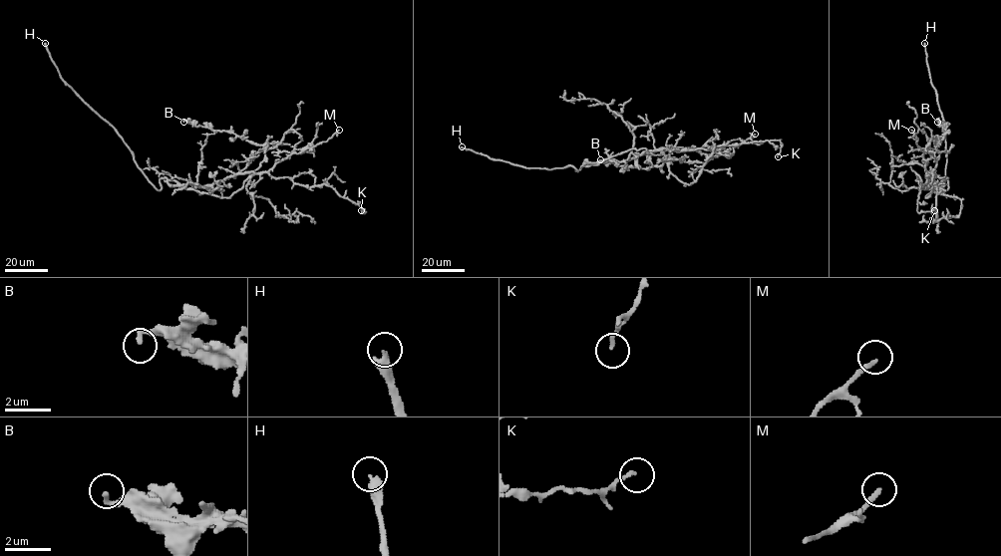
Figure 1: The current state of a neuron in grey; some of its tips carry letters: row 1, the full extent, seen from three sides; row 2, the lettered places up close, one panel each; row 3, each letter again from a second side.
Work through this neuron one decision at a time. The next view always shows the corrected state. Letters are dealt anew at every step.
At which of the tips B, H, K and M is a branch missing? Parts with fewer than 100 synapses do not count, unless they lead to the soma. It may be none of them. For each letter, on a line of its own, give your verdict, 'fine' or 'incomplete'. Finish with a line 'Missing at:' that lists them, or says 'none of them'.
B: fine
H: incomplete
K: fine
M: fine
Missing at: H

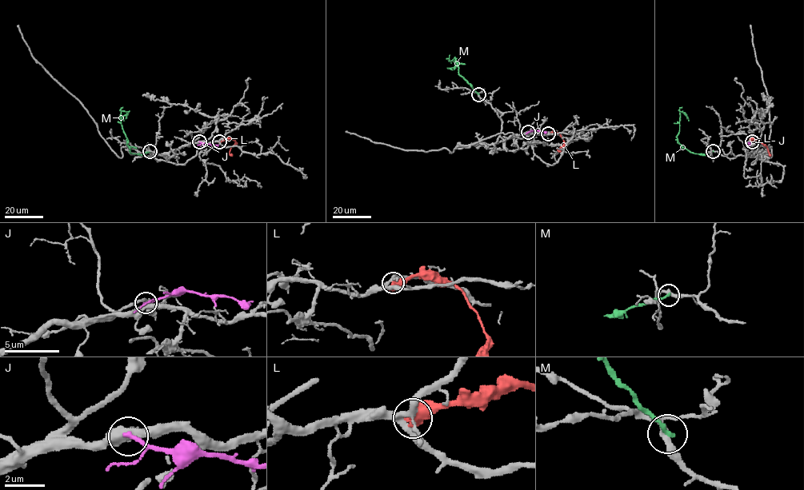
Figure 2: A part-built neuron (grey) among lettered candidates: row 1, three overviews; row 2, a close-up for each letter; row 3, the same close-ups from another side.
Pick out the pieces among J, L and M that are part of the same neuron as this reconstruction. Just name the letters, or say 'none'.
none

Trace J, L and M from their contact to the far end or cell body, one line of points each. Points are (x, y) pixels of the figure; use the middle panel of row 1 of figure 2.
J: (528, 132), (538, 130), (546, 133)
L: (548, 133), (555, 132), (560, 135), (564, 144), (558, 149), (561, 151)
M: (478, 94), (460, 74), (454, 57), (449, 61), (453, 61), (456, 65), (452, 69)

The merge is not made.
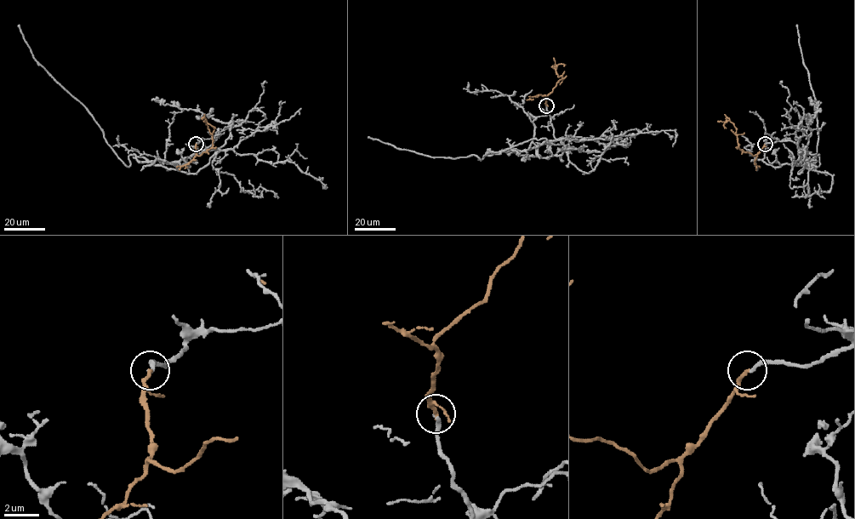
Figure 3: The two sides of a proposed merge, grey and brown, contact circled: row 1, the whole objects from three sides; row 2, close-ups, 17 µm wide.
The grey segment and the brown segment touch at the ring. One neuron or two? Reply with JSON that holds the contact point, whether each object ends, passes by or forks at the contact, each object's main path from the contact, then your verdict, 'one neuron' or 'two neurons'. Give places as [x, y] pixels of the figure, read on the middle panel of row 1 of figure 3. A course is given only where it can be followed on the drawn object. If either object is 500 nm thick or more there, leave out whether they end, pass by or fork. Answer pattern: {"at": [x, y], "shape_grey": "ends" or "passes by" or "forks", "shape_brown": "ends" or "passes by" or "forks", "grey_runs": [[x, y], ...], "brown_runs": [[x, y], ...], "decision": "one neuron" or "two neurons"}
{"at": [546, 105], "shape_grey": "ends", "shape_brown": "ends", "grey_runs": [[546, 105], [555, 140], [527, 150], [486, 155], [480, 160], [475, 155], [454, 159], [430, 157], [369, 137]], "brown_runs": [[546, 105], [546, 96], [562, 79], [556, 74], [556, 66], [564, 66]], "decision": "one neuron"}

